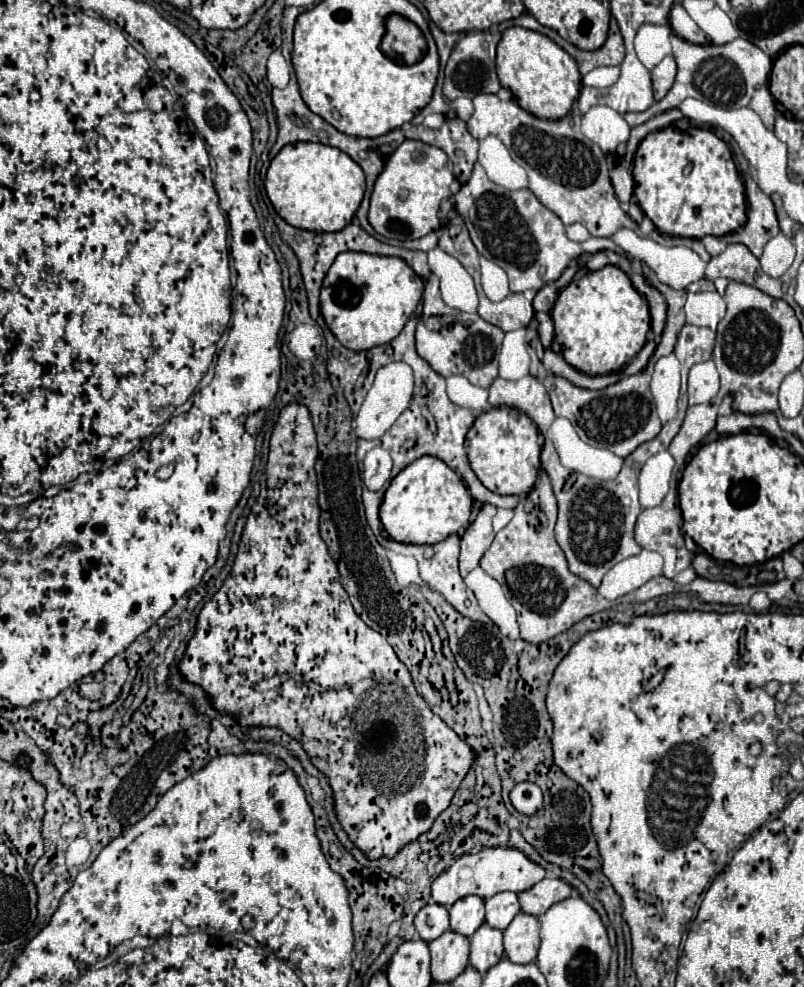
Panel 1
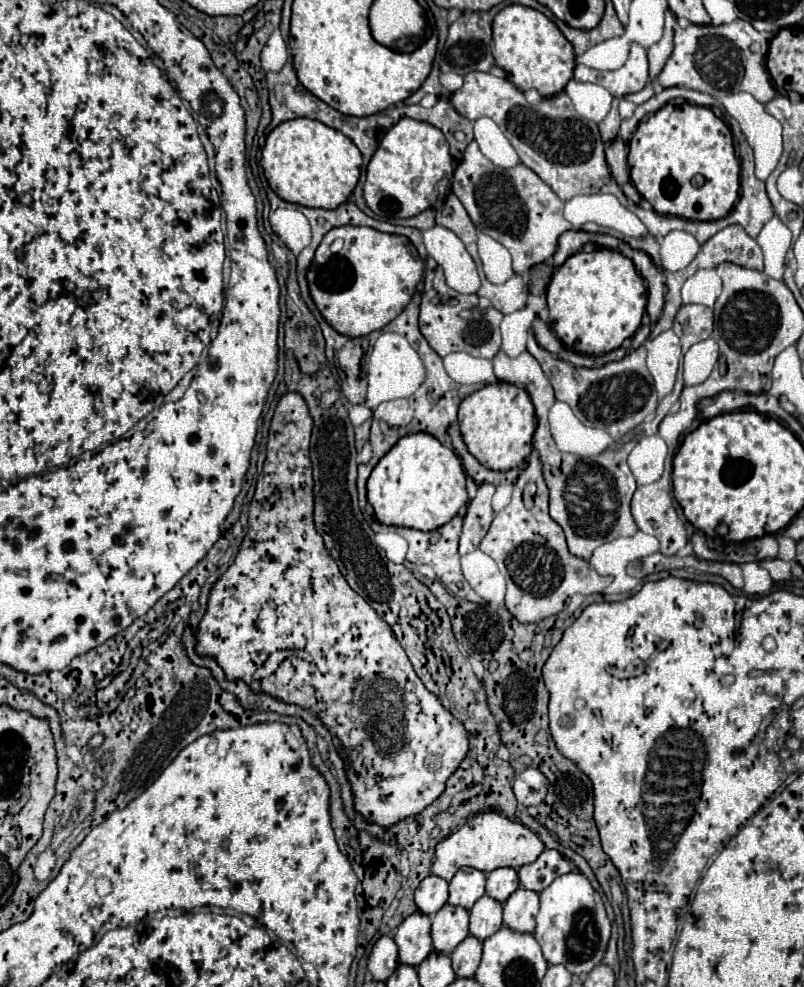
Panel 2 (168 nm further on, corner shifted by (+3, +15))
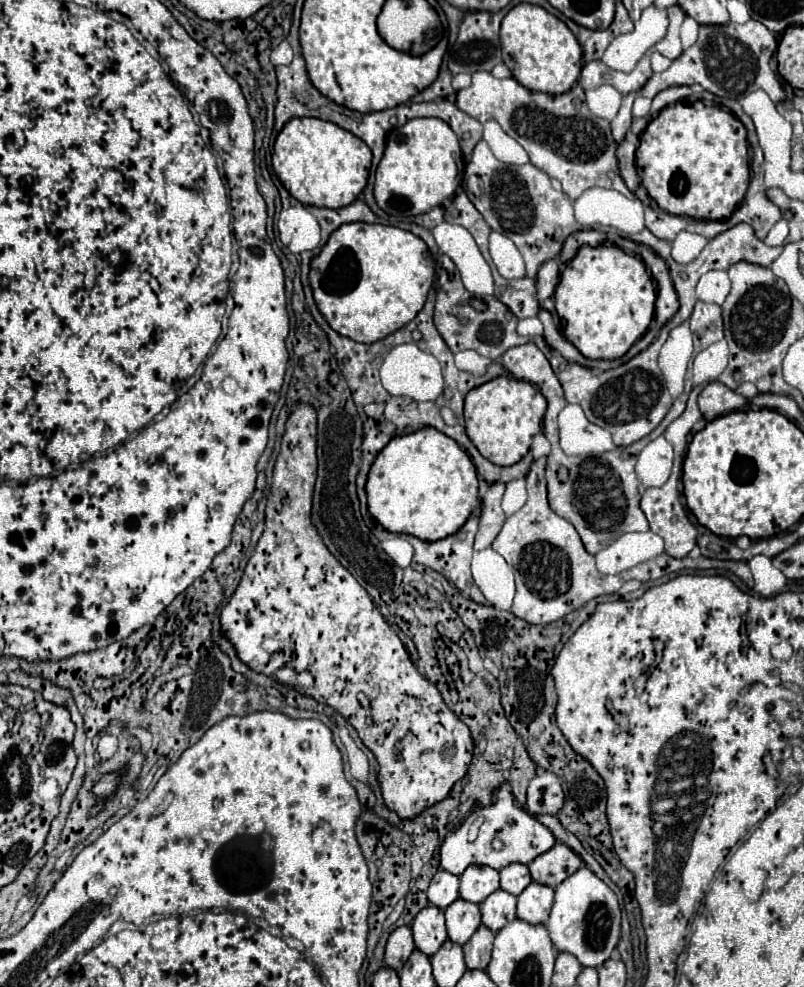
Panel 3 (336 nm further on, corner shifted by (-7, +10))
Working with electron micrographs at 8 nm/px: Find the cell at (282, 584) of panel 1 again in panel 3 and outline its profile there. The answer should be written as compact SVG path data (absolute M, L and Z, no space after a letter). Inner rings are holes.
M300 403L292 415L288 417L286 421L286 433L282 437L282 447L280 447L280 455L276 459L276 465L274 465L274 481L272 481L272 489L270 489L270 497L268 497L268 505L266 505L266 529L256 545L256 551L254 555L250 557L246 569L244 569L244 575L242 575L242 581L236 589L236 593L232 595L232 599L228 601L228 605L222 609L222 615L220 615L220 621L222 621L222 631L226 633L226 637L234 643L236 651L238 651L238 657L254 671L258 673L266 673L270 675L272 671L280 669L280 667L290 667L294 669L296 673L296 679L298 679L298 691L302 695L310 695L314 697L318 703L326 703L330 707L334 707L338 713L342 713L352 725L354 729L358 731L362 743L376 755L376 761L380 765L380 773L378 773L378 781L380 781L380 787L382 787L382 795L384 795L384 801L386 801L386 807L390 811L396 811L402 819L410 819L410 817L416 817L420 815L426 807L432 807L434 803L442 801L448 797L452 785L462 779L468 771L468 765L470 765L470 759L472 759L472 735L470 735L470 729L454 715L454 711L448 709L448 705L444 705L442 701L442 695L440 691L436 689L434 683L430 683L424 675L418 673L418 669L414 667L414 663L410 661L410 655L408 651L404 649L400 637L396 635L396 631L386 623L386 619L382 617L382 613L376 609L376 605L372 603L370 595L366 593L366 589L352 577L352 573L348 573L348 569L344 569L340 565L340 561L336 561L336 557L332 557L332 553L326 549L324 541L320 539L320 535L316 533L316 527L312 525L312 519L310 519L310 509L312 509L312 491L314 491L314 481L316 481L316 411L312 405L306 405L306 403ZM268 637L280 637L280 639L286 639L286 641L292 641L294 643L294 649L284 649L284 651L276 651L276 653L268 653L264 651L262 643L264 639Z

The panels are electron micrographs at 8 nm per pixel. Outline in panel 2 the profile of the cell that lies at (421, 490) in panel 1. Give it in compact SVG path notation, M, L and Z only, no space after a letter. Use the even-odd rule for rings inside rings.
M418 432L400 438L368 478L368 502L380 522L414 530L436 530L466 506L466 474L460 458L434 436Z

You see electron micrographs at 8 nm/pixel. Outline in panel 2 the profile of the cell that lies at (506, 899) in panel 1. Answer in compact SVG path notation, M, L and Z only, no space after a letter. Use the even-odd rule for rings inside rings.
M498 868L486 876L486 894L500 904L504 904L512 892L520 888L520 880L516 870L512 868Z

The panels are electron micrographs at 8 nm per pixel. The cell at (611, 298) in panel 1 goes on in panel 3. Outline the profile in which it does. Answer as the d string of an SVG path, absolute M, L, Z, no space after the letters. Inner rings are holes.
M584 245L578 249L576 257L566 263L566 269L560 275L560 283L554 293L556 313L562 321L562 333L568 341L576 345L576 349L588 359L618 359L622 357L634 341L638 341L648 329L654 317L654 301L656 291L652 287L652 279L646 271L646 265L640 257L628 255L616 245Z

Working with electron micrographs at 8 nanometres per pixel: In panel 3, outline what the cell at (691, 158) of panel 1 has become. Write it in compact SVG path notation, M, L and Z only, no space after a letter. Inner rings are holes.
M678 101L664 107L644 129L636 167L642 185L660 209L692 219L728 219L744 199L750 181L746 127L716 105Z

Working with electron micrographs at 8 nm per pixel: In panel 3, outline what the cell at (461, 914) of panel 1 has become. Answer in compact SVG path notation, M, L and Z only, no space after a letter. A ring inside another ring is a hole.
M470 865L460 875L460 897L472 903L482 903L500 887L500 875L488 865Z

